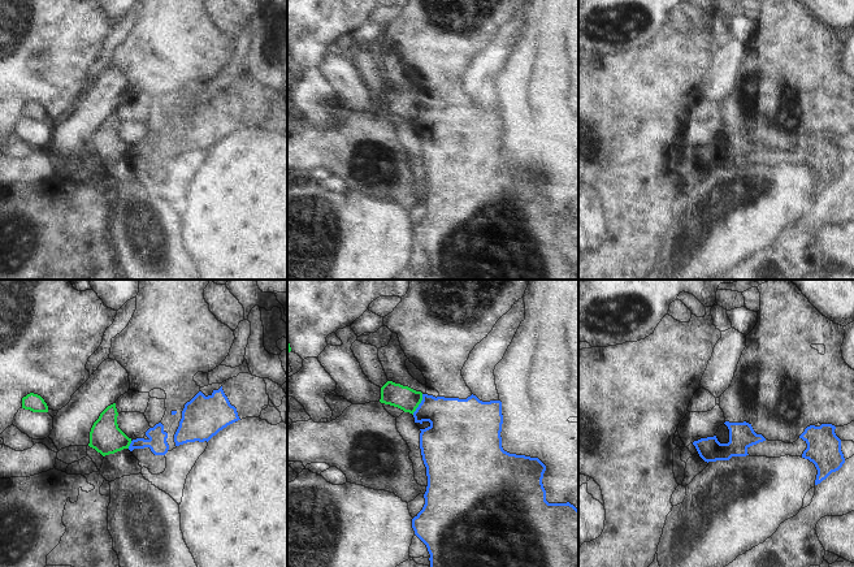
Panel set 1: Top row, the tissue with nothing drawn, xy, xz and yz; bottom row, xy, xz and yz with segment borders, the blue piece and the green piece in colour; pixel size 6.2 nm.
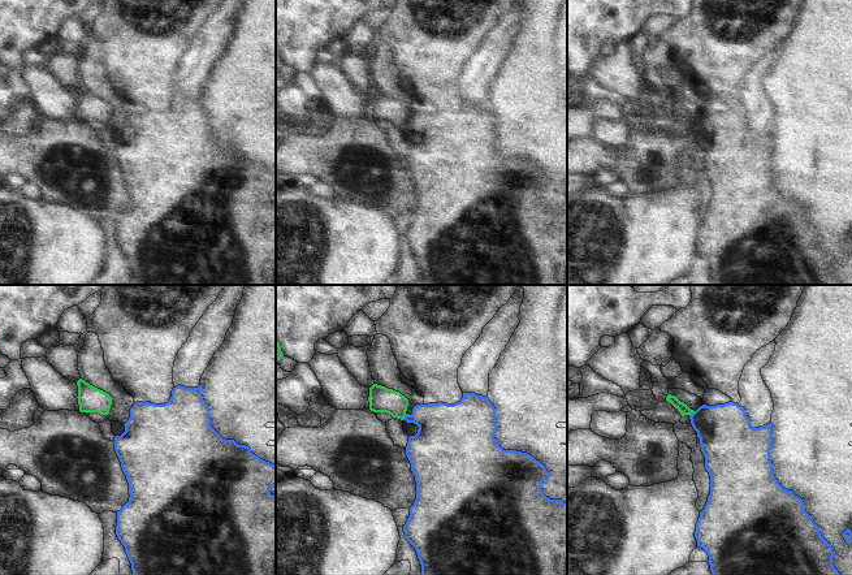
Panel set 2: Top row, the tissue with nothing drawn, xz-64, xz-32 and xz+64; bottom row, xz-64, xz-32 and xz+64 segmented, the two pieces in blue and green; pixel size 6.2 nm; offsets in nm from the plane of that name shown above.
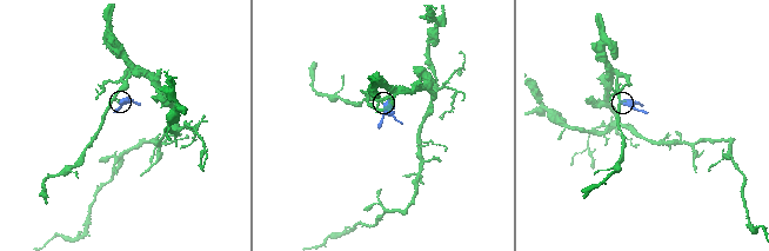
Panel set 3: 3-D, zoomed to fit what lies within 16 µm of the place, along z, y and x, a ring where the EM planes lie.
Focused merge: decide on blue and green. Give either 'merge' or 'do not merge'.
do not merge

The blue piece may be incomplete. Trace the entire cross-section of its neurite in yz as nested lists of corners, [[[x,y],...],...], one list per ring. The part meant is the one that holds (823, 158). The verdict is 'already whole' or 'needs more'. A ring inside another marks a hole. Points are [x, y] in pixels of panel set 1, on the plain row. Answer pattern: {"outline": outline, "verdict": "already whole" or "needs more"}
{"outline": [[[832,133],[810,134],[799,144],[807,152],[802,166],[812,170],[818,178],[815,194],[825,189],[832,181],[838,179],[845,172],[841,148],[836,144],[835,138],[836,135]]], "verdict": "already whole"}

